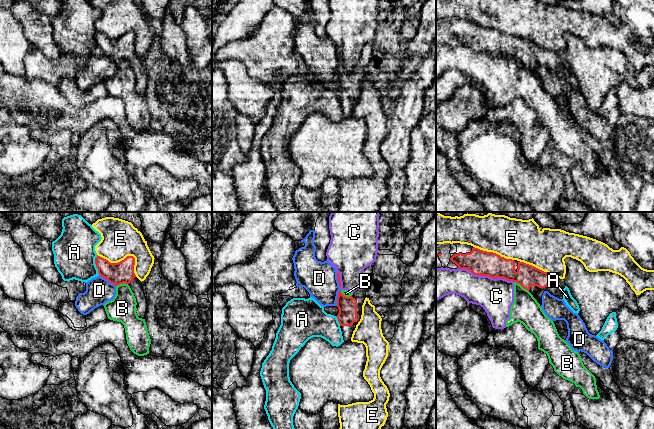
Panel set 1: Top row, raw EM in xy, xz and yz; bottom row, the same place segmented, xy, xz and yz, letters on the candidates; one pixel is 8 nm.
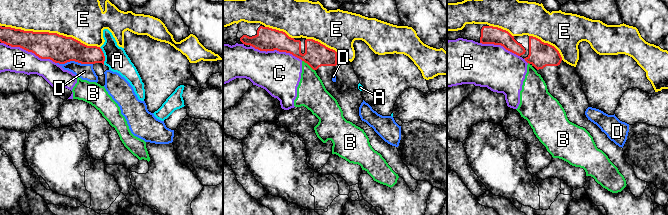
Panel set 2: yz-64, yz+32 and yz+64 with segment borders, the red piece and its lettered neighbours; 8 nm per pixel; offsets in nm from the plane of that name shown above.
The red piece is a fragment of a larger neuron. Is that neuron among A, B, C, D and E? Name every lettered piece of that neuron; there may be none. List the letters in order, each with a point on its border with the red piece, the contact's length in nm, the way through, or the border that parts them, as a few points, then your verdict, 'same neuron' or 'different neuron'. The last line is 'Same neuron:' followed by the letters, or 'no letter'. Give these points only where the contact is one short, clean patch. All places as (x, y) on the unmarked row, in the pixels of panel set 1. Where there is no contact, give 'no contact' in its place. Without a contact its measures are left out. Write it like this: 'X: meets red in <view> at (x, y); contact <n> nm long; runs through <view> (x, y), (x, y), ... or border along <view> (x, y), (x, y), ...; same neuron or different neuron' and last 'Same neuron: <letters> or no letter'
A: meets red in xy at (96, 41); contact 160 nm long; different neuron
B: meets red in yz at (521, 61); contact 150 nm long; border along yz (514, 57), (528, 67); different neuron
C: meets red in yz at (486, 51); contact 460 nm long; different neuron
D: meets red in xy at (107, 55); contact 170 nm long; different neuron
E: meets red in xy at (125, 34); contact 360 nm long; different neuron
Same neuron: no letter

